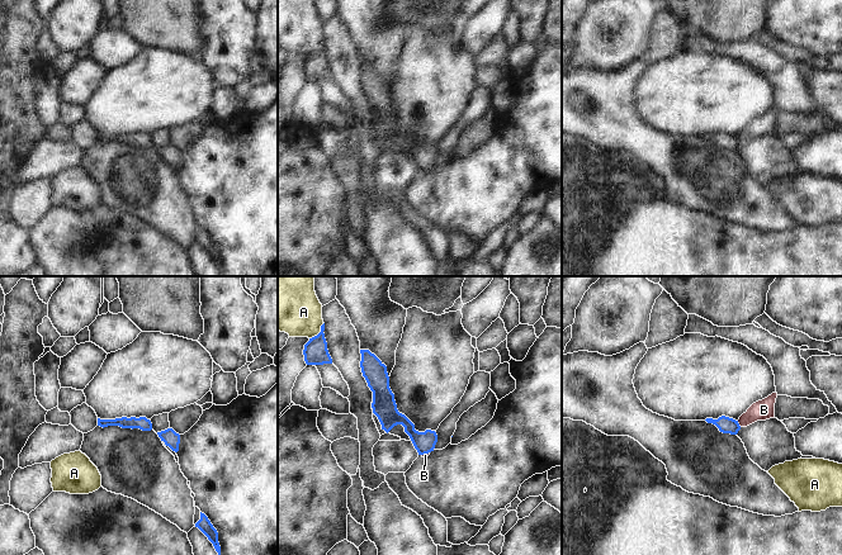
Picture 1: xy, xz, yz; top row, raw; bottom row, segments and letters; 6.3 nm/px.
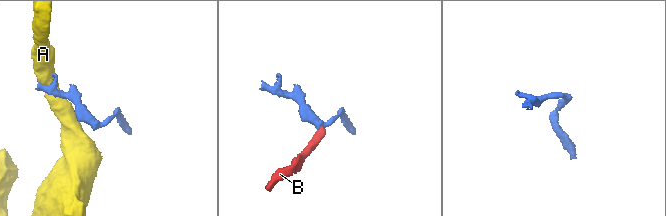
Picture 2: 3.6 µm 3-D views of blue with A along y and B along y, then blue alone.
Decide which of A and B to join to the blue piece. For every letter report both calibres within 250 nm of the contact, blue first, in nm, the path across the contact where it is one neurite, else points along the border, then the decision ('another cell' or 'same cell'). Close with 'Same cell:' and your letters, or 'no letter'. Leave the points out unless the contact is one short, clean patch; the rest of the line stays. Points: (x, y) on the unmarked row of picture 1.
A: calibres 150 and 300 nm; another cell
B: calibres 110 and 130 nm; border yz (737, 137), (741, 142); another cell
Same cell: no letter

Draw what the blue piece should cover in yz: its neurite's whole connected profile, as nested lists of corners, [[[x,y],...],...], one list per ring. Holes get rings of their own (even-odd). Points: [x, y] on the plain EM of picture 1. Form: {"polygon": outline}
{"polygon": [[[722,132],[718,136],[706,134],[705,137],[708,139],[715,141],[719,144],[719,147],[723,150],[737,151],[738,147],[741,146],[738,137],[725,132]]]}

